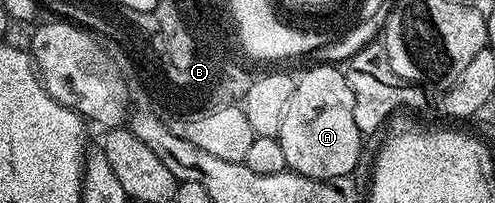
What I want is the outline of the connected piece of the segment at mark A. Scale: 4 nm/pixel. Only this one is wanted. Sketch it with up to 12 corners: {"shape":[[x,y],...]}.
{"shape":[[338,65],[295,78],[278,140],[287,169],[356,173],[365,142]]}

